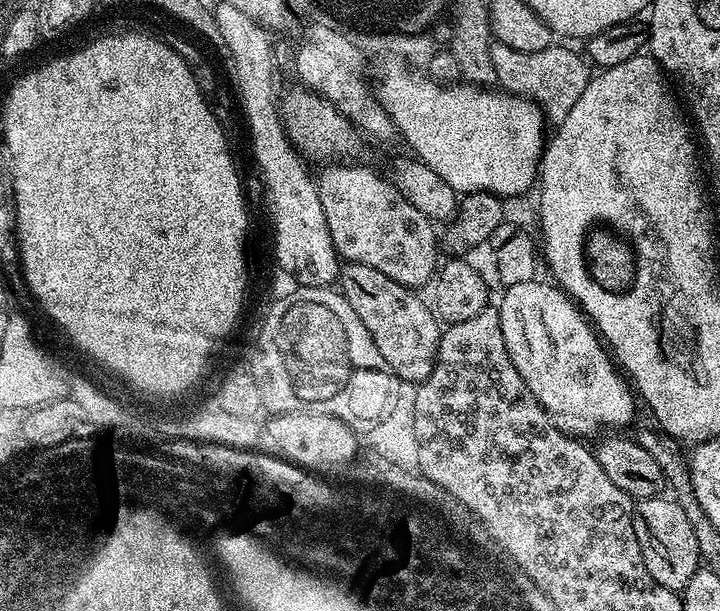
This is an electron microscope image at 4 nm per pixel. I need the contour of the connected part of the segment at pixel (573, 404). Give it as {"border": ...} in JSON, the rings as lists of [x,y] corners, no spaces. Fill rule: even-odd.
{"border":[[[535,278],[505,287],[502,292],[504,297],[501,298],[500,304],[498,303],[502,338],[506,342],[510,362],[514,362],[514,370],[518,370],[525,386],[544,407],[544,413],[548,415],[552,427],[557,428],[559,432],[564,432],[567,436],[585,438],[584,436],[592,435],[595,437],[601,430],[627,429],[624,427],[631,422],[637,404],[629,381],[618,371],[609,349],[564,289],[552,282],[543,284],[540,280]]]}

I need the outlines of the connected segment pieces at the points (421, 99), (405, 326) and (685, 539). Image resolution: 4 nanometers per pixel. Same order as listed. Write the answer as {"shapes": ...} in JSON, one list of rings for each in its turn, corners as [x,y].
{"shapes":[[[[410,70],[412,72],[388,72],[380,80],[380,88],[378,84],[378,99],[380,105],[386,110],[386,114],[392,120],[392,127],[401,136],[410,147],[413,148],[415,159],[421,164],[430,166],[430,170],[434,170],[434,174],[438,174],[442,178],[442,182],[446,182],[446,186],[450,186],[458,194],[467,194],[470,192],[493,192],[495,196],[501,198],[517,198],[525,195],[529,191],[528,187],[535,185],[538,180],[540,171],[540,157],[544,155],[544,146],[546,143],[546,132],[544,136],[544,124],[546,125],[546,117],[543,110],[524,96],[515,96],[513,92],[503,90],[493,90],[491,87],[476,87],[475,84],[467,82],[440,83],[433,80],[427,74],[421,74],[419,71]]],[[[345,263],[340,269],[338,291],[350,302],[350,310],[362,318],[362,326],[366,326],[370,338],[374,338],[378,354],[386,358],[386,366],[390,366],[394,375],[416,386],[432,373],[442,324],[435,311],[429,305],[427,308],[413,289],[394,282],[394,278],[386,278],[386,274],[374,270],[374,266]]],[[[668,496],[640,500],[633,507],[632,521],[639,549],[642,550],[642,564],[646,566],[647,573],[659,585],[675,592],[683,591],[702,561],[698,540],[682,508],[674,498]]]]}

